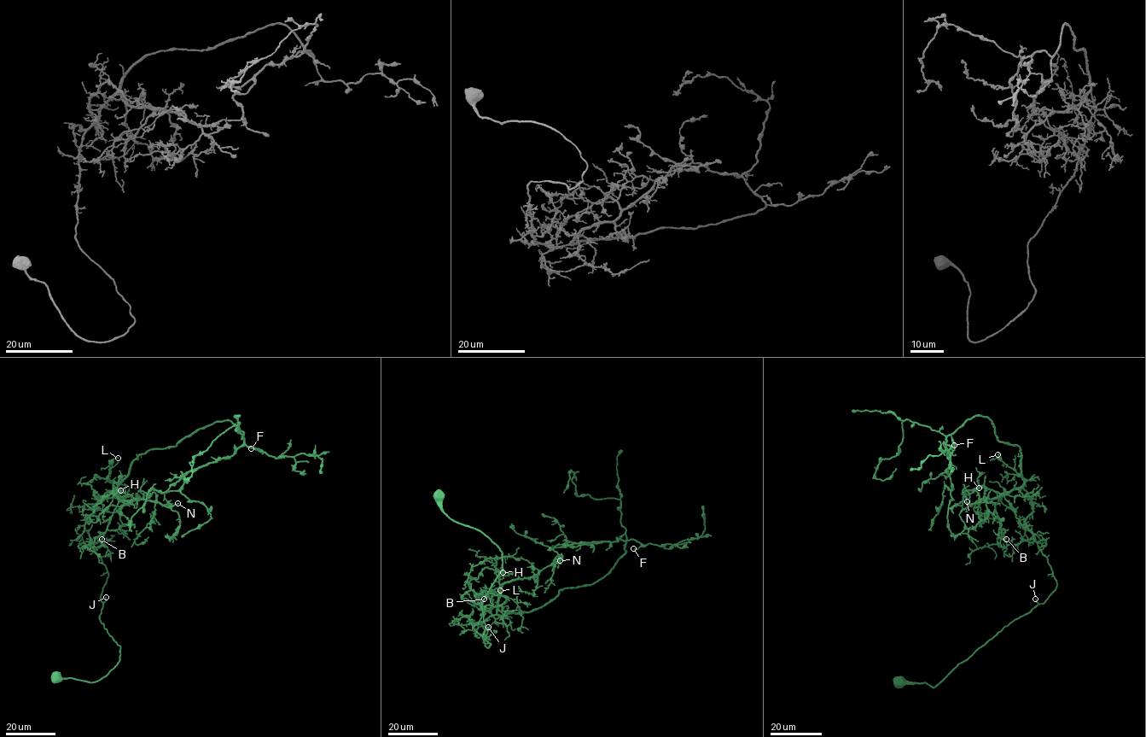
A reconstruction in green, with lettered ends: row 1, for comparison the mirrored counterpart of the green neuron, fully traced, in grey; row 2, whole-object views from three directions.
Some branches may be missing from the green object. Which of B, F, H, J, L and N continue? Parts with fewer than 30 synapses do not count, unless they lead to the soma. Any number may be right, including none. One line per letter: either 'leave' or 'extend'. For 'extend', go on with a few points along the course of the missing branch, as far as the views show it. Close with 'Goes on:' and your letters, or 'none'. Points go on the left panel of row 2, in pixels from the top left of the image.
B: leave
F: leave
H: leave
J: leave
L: leave
N: extend; course (177, 503), (188, 494), (192, 499), (193, 510), (187, 523), (198, 535), (200, 533)
Goes on: N

